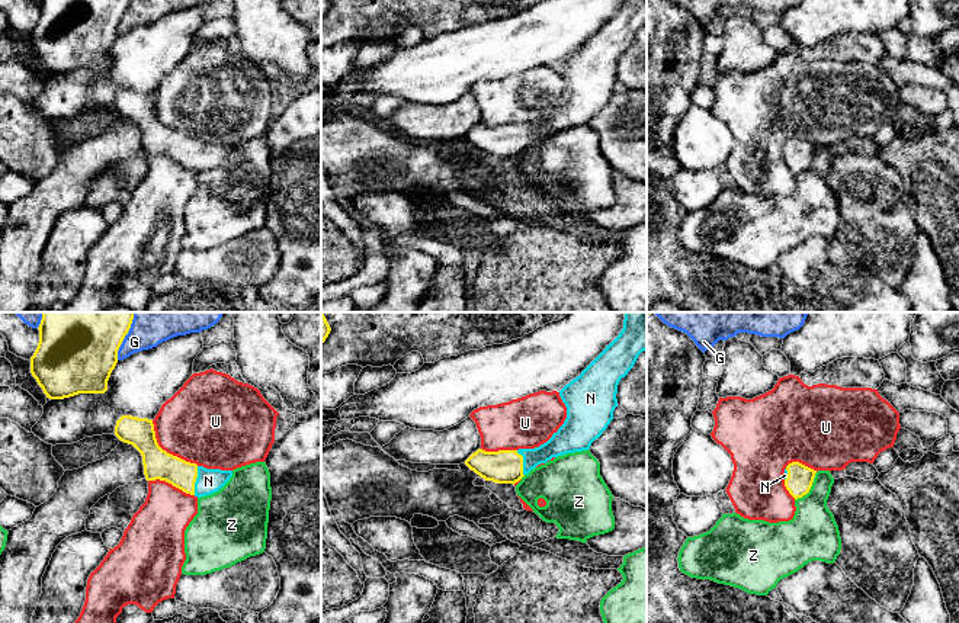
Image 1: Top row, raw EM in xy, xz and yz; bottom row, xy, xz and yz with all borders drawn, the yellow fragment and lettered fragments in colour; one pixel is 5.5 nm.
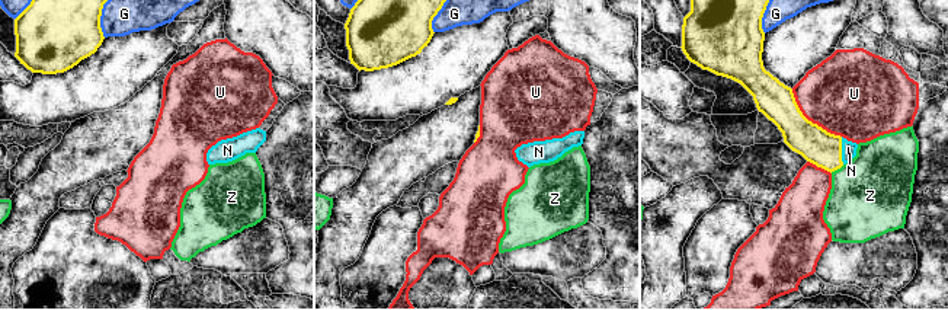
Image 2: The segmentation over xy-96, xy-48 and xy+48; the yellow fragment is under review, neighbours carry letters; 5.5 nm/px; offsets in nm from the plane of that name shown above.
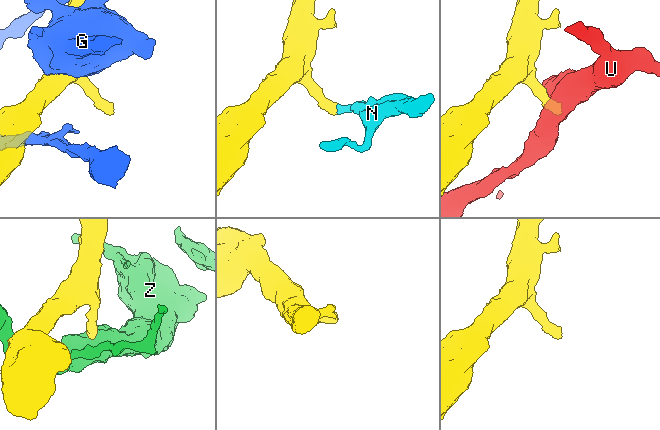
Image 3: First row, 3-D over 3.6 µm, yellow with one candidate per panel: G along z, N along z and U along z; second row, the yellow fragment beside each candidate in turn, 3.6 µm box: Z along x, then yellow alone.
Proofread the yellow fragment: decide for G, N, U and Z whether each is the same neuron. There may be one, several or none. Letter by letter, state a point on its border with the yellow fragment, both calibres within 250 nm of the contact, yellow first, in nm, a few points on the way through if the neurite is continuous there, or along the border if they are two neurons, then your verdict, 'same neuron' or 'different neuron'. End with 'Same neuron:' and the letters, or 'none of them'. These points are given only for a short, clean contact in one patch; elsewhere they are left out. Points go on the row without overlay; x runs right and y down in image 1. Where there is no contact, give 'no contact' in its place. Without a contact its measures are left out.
G: xy (121, 18) | 380/140 nm | different neuron
N: xy (195, 156) | 160/140 nm | across xy (157, 138), (195, 156), (208, 156) | same neuron
U: xy (164, 125) | 160/440 nm | different neuron
Z: yz (810, 163) | 150/280 nm | along yz (817, 147), (811, 163), (795, 174) | different neuron
Same neuron: N

